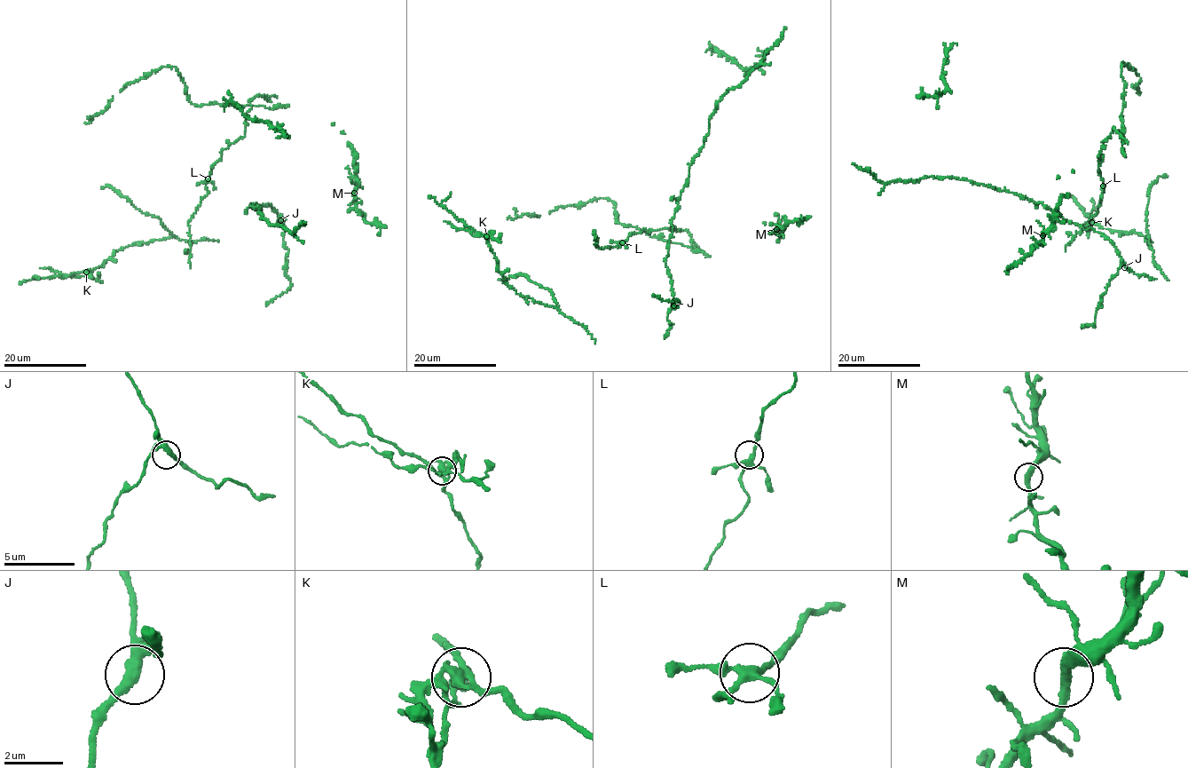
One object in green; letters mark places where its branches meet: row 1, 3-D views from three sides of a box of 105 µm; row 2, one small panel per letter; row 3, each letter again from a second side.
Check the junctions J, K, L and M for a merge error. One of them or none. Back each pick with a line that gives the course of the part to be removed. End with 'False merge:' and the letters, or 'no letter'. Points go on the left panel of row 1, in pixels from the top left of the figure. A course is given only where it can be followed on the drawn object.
K: course (86, 273), (86, 275), (68, 276), (40, 267)
False merge: K

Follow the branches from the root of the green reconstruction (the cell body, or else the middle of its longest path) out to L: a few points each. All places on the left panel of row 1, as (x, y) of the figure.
L: (215, 190), (208, 178)

